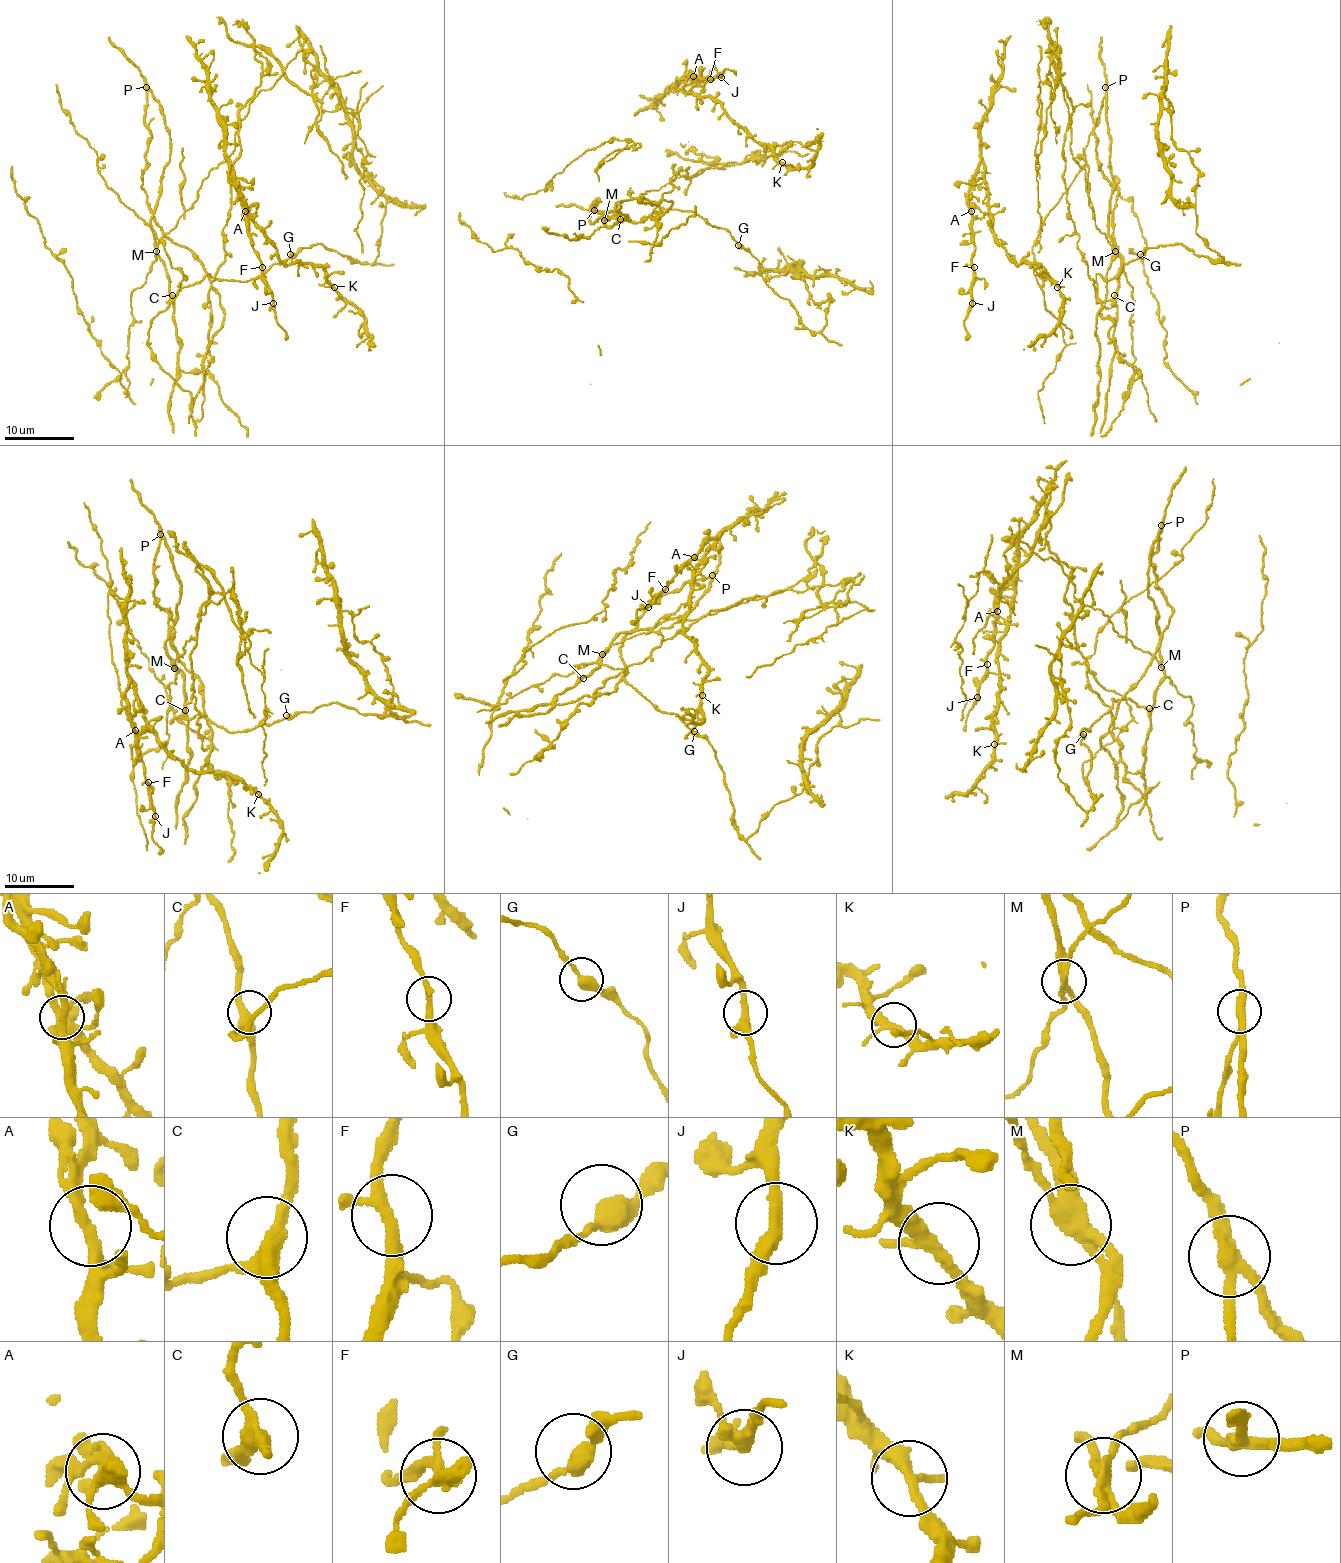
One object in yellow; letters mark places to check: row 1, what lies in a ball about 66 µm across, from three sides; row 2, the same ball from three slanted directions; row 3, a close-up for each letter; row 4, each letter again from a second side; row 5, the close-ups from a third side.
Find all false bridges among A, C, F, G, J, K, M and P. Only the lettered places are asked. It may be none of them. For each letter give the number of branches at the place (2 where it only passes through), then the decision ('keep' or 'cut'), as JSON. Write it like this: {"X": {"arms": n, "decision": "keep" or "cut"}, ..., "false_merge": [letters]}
{"A": {"arms": 3, "decision": "keep"}, "C": {"arms": 3, "decision": "keep"}, "F": {"arms": 3, "decision": "keep"}, "G": {"arms": 2, "decision": "keep"}, "J": {"arms": 3, "decision": "keep"}, "K": {"arms": 3, "decision": "keep"}, "M": {"arms": 3, "decision": "cut"}, "P": {"arms": 3, "decision": "cut"}, "false_merge": ["M", "P"]}

